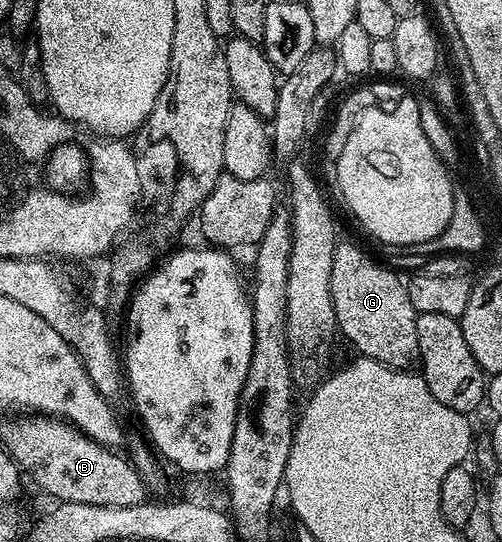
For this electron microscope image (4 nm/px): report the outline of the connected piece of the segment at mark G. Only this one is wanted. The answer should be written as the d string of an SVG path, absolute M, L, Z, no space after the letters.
M342 241L335 252L335 260L331 260L331 300L335 304L335 316L337 317L337 328L340 337L345 337L351 345L357 349L356 353L362 358L370 358L384 366L390 366L393 370L412 371L414 367L420 363L421 353L419 352L419 332L417 331L417 310L411 304L411 296L409 295L408 285L396 274L393 270L388 270L385 266L380 266L375 259L369 254L364 254L357 246L352 246L351 243Z

